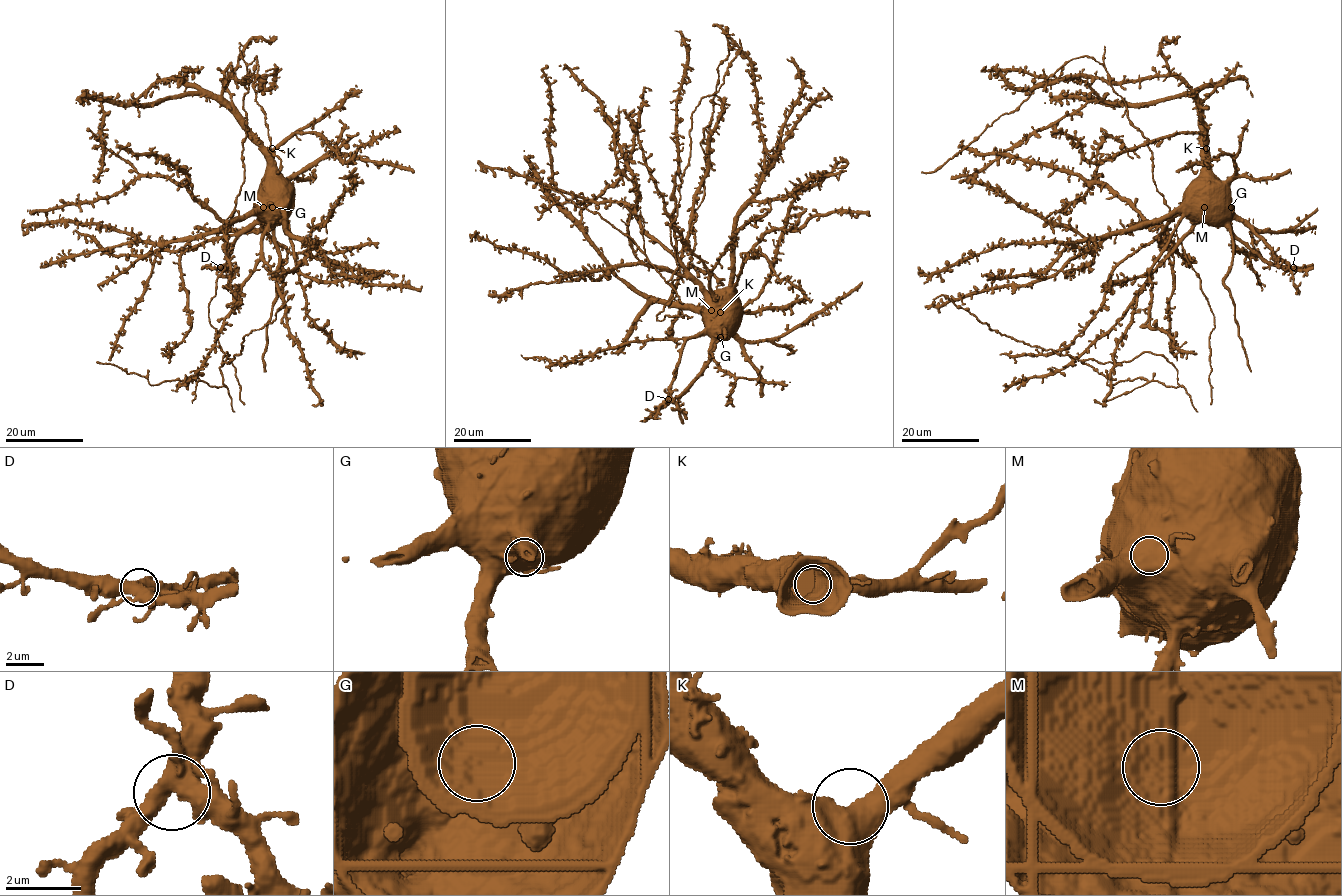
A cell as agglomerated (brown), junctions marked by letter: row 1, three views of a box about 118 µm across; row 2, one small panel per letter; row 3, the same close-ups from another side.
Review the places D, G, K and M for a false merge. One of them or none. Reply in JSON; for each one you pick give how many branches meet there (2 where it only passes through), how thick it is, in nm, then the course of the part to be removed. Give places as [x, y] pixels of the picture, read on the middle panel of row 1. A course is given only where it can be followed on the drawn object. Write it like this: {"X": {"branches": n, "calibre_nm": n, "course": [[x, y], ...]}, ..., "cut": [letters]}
{"G": {"branches": 2, "calibre_nm": 850}, "cut": ["G"]}

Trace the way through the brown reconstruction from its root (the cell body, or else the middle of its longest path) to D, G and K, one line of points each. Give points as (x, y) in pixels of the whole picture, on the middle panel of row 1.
D: (722, 313), (710, 317), (715, 317), (684, 343), (668, 399)
G: (722, 313), (720, 336)
K: (722, 313), (733, 311), (720, 312)

